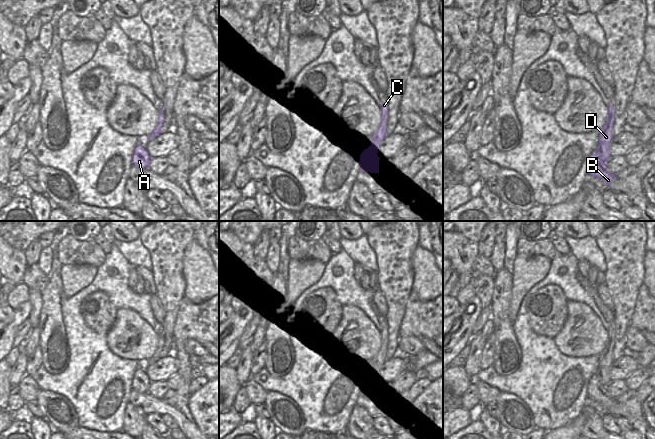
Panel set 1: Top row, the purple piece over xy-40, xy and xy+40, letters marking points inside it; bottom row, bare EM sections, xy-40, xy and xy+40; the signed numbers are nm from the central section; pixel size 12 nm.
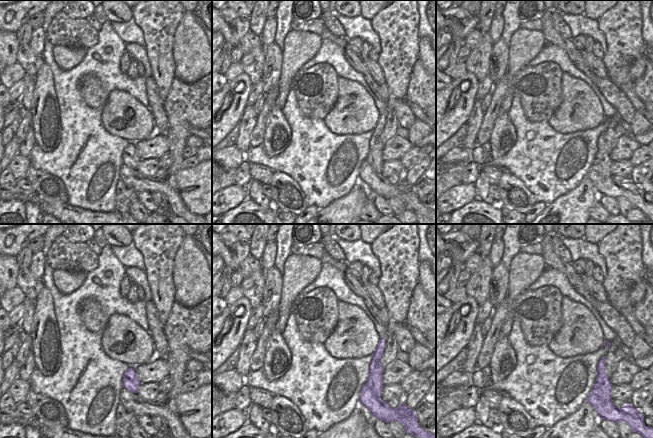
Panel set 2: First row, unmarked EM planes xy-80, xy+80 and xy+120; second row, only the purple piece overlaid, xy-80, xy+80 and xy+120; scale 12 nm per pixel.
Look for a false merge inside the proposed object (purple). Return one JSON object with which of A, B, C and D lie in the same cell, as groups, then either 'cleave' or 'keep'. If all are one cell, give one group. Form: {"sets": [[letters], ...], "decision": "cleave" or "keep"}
{"sets": [["A", "B"], ["C", "D"]], "decision": "cleave"}

